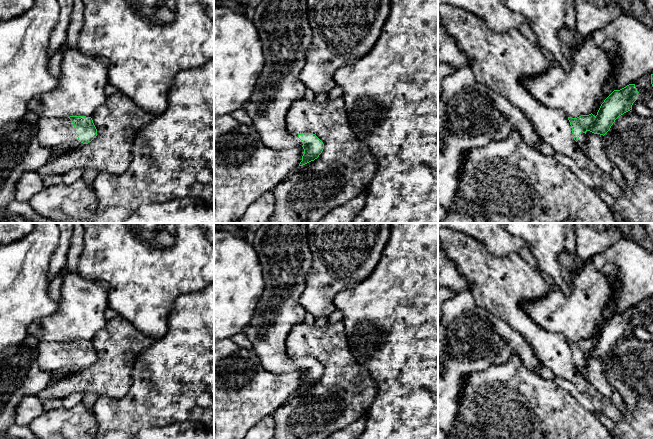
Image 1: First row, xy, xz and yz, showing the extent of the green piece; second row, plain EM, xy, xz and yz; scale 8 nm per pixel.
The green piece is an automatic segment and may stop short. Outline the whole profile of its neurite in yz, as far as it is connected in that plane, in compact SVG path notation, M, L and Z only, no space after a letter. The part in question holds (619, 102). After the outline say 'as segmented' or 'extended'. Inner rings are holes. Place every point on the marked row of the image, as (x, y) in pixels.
M629 84L620 90L614 90L601 104L596 116L591 113L577 118L568 117L574 140L583 153L587 150L586 132L604 136L619 116L632 110L638 93L635 84Z; extended

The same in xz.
M262 0L252 10L251 20L259 34L265 61L253 94L243 109L266 146L277 150L302 147L304 154L299 166L303 166L317 159L324 149L323 142L315 134L292 134L286 128L288 110L294 102L304 98L306 90L299 74L306 63L306 52L312 41L307 0Z; extended

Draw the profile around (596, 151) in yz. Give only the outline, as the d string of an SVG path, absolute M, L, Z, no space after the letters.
M586 131L587 157L605 174L611 176L619 185L625 187L625 179L620 170L609 159L604 145L604 136Z

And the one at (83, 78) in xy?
M65 44L59 85L54 90L32 99L28 103L28 110L36 113L39 118L92 117L97 108L107 100L105 87L108 83L108 66L107 59L87 55L77 46L72 48Z

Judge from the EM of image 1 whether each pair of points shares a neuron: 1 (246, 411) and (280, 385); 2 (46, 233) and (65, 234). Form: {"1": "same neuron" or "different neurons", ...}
{"1": "same neuron", "2": "different neurons"}

